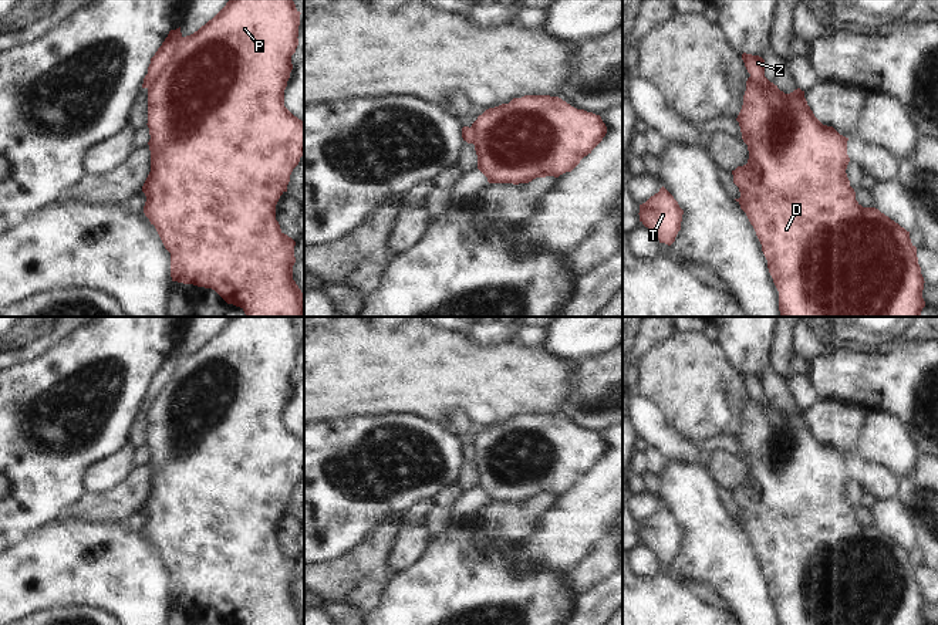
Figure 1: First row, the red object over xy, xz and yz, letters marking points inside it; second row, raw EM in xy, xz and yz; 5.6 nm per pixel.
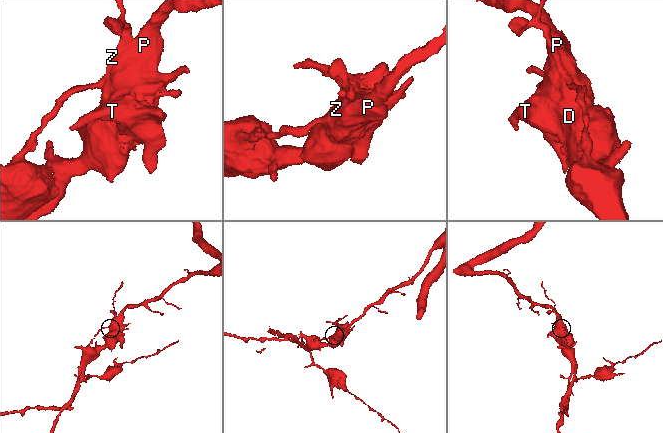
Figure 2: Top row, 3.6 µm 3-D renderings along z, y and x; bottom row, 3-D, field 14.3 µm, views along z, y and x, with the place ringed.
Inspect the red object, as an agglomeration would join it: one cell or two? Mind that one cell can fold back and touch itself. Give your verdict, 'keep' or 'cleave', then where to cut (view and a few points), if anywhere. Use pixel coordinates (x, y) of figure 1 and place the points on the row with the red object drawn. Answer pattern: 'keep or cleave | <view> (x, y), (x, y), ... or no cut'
cleave | xy (181, 36), (175, 50), (148, 88)

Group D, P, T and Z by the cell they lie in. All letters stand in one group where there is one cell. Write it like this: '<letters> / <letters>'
D P T / Z

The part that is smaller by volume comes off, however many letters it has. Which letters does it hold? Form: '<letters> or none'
Z

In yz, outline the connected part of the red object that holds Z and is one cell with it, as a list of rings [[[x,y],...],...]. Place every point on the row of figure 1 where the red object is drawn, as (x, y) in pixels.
[[[742,54],[742,60],[750,77],[755,78],[756,82],[765,82],[767,78],[765,77],[765,60],[759,55]]]

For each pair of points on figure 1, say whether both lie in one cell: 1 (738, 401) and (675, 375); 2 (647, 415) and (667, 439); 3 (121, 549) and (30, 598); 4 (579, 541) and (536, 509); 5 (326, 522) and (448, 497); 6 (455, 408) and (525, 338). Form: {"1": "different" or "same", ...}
{"1": "same", "2": "same", "3": "same", "4": "different", "5": "different", "6": "different"}

